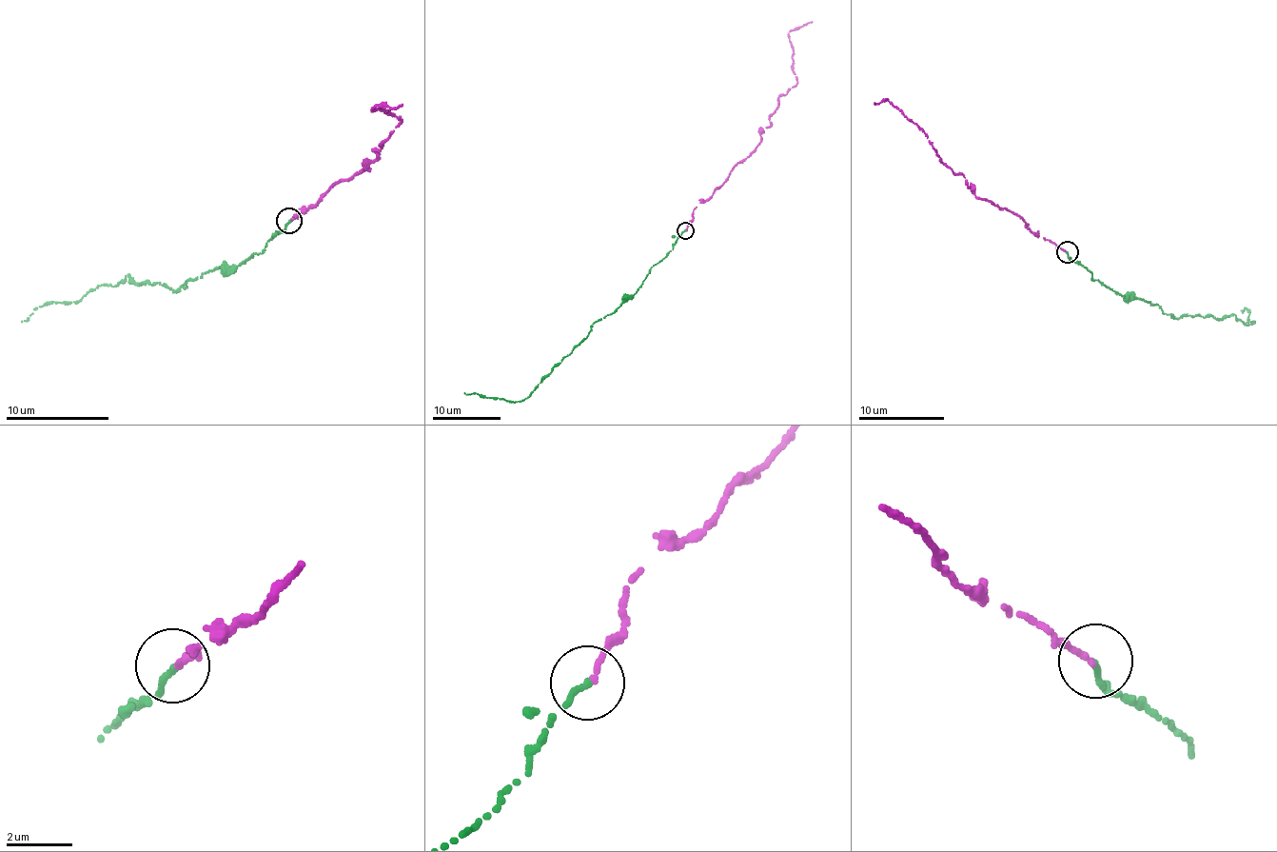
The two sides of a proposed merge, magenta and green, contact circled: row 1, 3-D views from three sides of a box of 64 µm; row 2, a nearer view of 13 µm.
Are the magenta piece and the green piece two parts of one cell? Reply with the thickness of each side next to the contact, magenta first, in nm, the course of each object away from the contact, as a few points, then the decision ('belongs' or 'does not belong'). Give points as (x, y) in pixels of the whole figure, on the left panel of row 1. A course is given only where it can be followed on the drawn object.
calibres 180 and 200 nm; course magenta (291, 220), (318, 205), (329, 187), (367, 170), (373, 150), (382, 148), (402, 119), (371, 109), (402, 104); course green (288, 219), (262, 252), (185, 287), (127, 274), (80, 301), (46, 302), (21, 321); belongs

